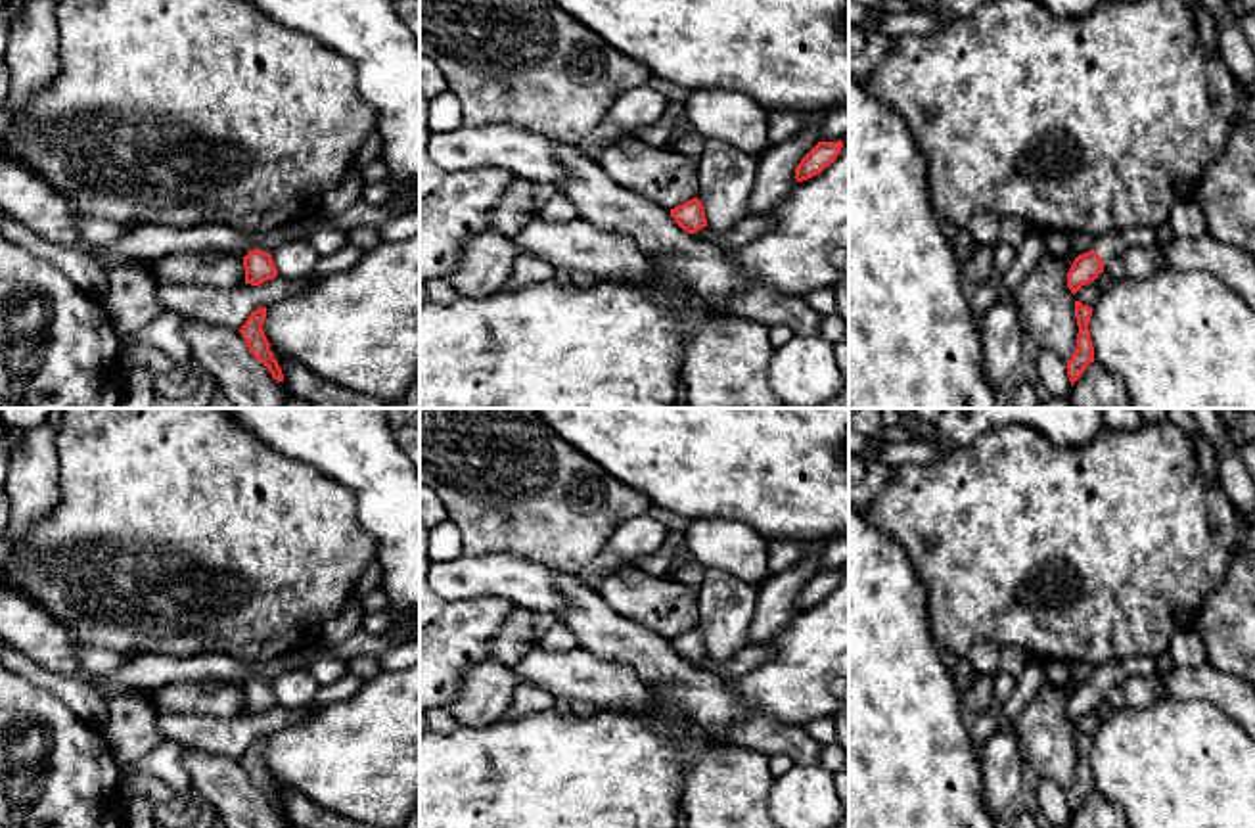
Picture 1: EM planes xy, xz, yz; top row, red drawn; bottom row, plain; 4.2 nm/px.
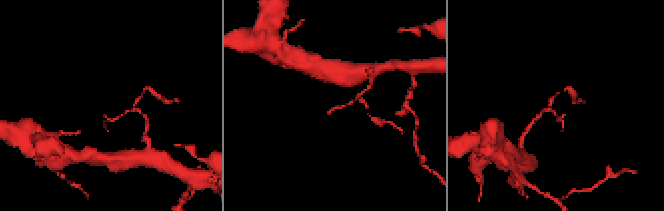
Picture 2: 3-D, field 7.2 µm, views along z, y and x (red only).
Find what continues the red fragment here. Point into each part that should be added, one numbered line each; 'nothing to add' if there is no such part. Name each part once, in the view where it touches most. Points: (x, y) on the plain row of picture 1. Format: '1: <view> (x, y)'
1: yz (1114, 671)

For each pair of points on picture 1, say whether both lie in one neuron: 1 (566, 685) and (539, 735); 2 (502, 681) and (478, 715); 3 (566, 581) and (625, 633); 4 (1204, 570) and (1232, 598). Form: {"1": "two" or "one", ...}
{"1": "two", "2": "one", "3": "one", "4": "two"}

